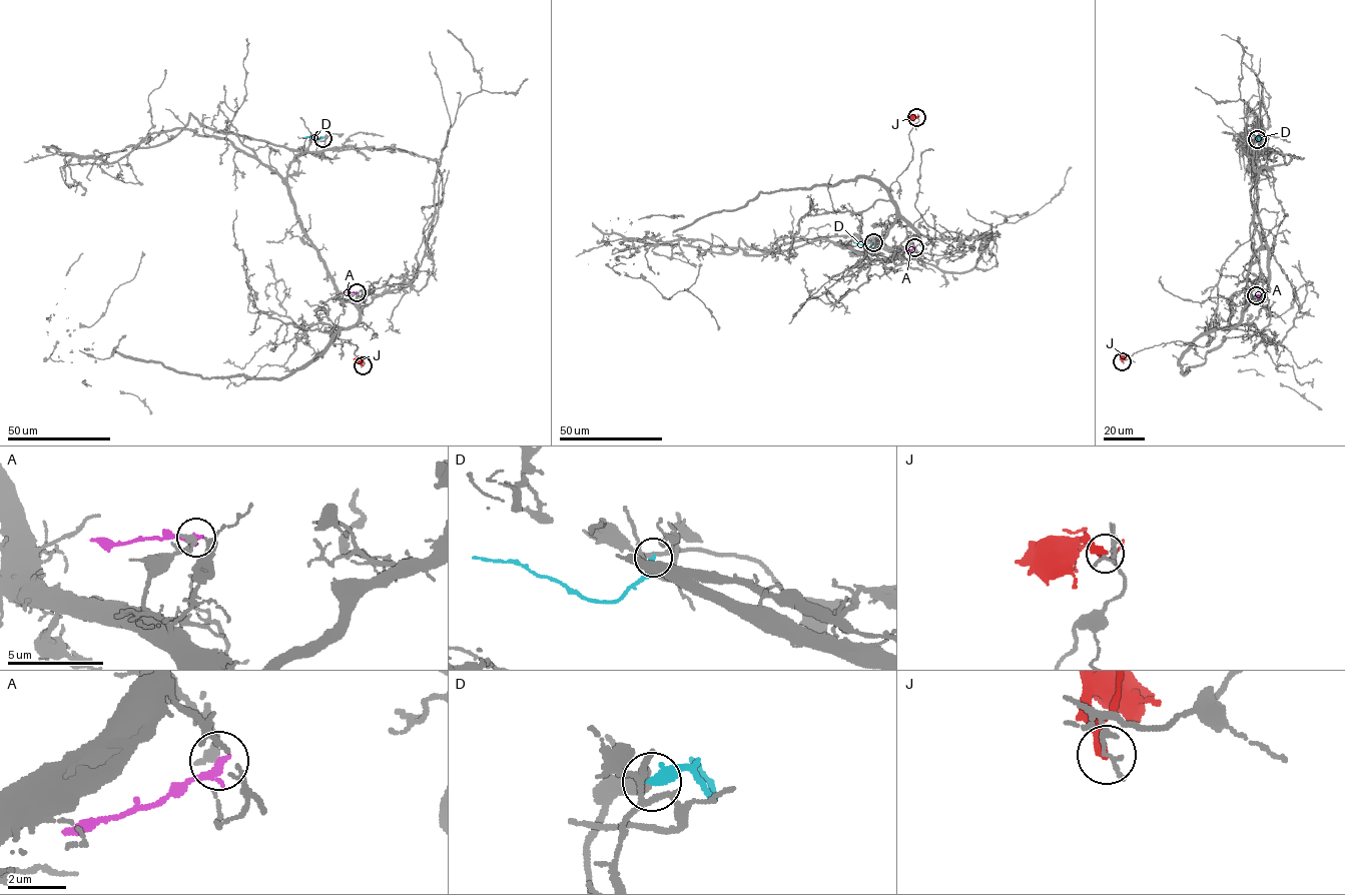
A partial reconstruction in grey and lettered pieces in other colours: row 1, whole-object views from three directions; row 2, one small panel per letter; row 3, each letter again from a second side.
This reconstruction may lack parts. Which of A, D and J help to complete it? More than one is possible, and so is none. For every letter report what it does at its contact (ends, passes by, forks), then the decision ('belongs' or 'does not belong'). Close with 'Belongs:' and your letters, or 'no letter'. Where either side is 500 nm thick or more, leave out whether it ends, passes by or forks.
A: it ends | does not belong
D: it ends | does not belong
J: it ends | does not belong
Belongs: no letter

